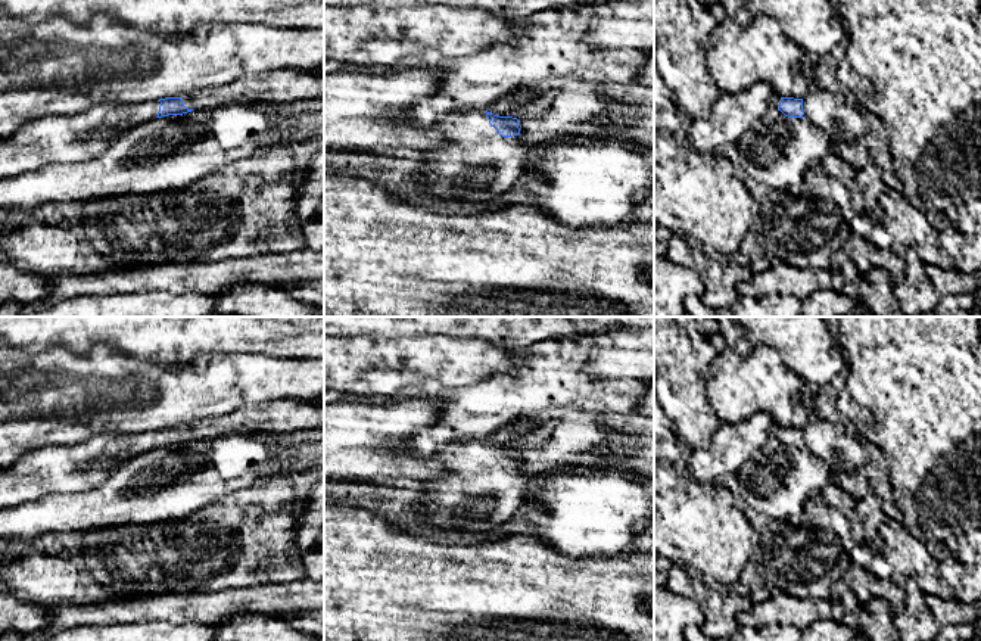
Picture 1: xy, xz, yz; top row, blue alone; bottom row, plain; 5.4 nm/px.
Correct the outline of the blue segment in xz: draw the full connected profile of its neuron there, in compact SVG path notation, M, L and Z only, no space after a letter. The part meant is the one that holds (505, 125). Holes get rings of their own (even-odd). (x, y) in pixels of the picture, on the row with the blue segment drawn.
M488 111L460 112L440 116L433 127L445 136L445 143L437 149L427 150L420 159L423 164L420 183L424 186L421 192L432 197L454 202L489 203L490 206L502 202L504 195L518 184L527 168L536 161L538 146L524 144L517 137L520 134L518 125L517 118L493 115Z

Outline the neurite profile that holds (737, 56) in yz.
M754 15L747 27L726 18L711 32L706 49L706 63L722 93L741 93L764 83L776 96L803 99L815 87L815 57L790 40L770 16Z

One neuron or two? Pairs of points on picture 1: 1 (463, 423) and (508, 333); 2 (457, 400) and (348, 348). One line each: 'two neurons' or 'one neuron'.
1: two neurons
2: two neurons

